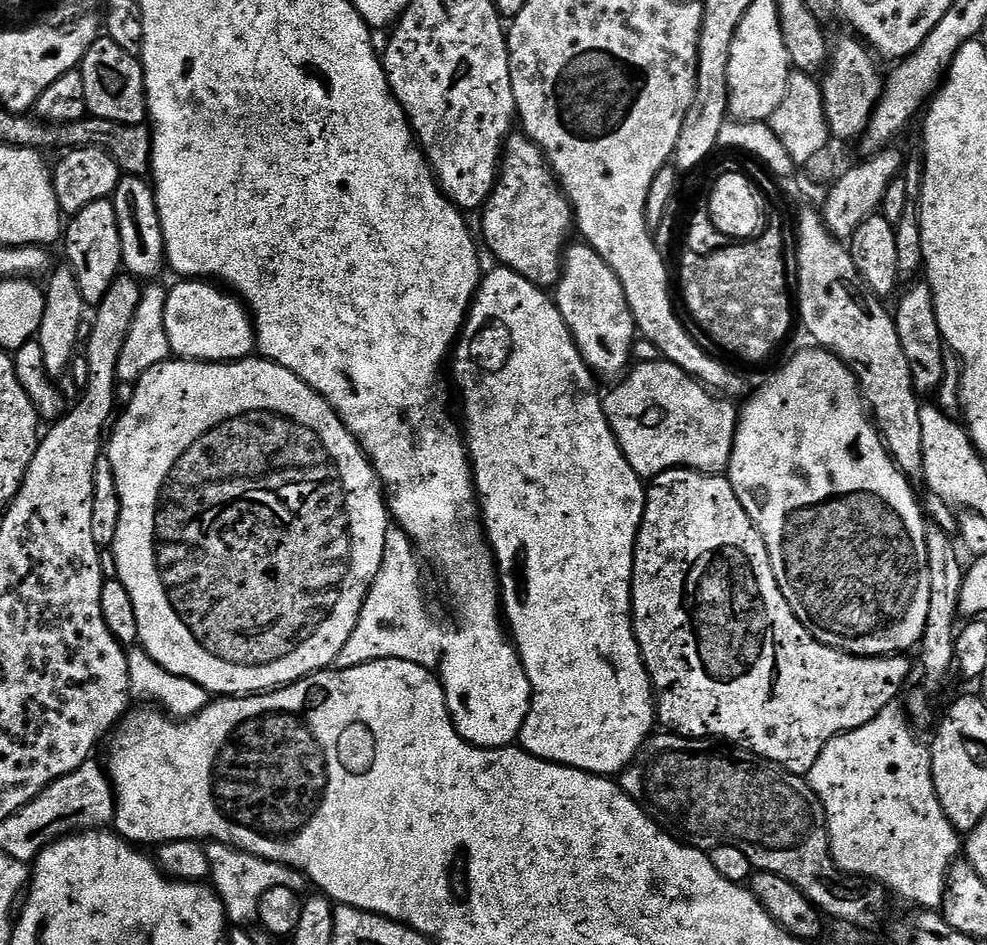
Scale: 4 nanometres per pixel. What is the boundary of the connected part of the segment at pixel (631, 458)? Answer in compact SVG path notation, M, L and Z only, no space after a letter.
M663 358L637 363L617 384L620 385L609 396L607 393L603 397L604 413L608 415L608 424L624 456L639 476L651 478L669 472L671 468L693 468L696 472L709 474L727 473L736 437L737 405L727 404L724 401L727 399L713 394L689 372L683 372Z

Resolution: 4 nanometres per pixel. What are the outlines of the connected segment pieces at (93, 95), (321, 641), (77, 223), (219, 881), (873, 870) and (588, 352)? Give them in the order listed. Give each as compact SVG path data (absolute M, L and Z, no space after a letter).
M104 34L86 50L78 70L82 74L82 86L86 86L86 106L92 116L119 124L145 123L148 99L144 93L144 65L137 57L126 54L118 42Z
M169 358L158 366L150 366L150 370L135 381L135 387L134 399L119 413L120 421L118 416L116 429L114 424L107 437L106 464L108 460L116 483L116 496L120 499L120 517L112 540L115 575L133 602L143 649L165 670L196 682L216 698L255 696L331 669L342 646L350 642L354 626L358 626L362 606L374 578L380 573L386 550L390 509L372 461L364 455L330 402L302 382L298 374L273 360L249 358L212 364L209 360Z
M111 199L90 202L78 214L67 221L66 231L62 236L62 245L68 251L67 267L78 278L78 290L82 290L85 305L95 306L106 298L106 292L121 275L122 242L119 238L118 218Z
M208 842L204 844L206 850L206 858L208 859L208 872L210 875L210 884L214 889L220 901L224 903L224 913L228 915L229 925L235 926L237 929L247 929L250 925L255 925L259 918L259 903L262 896L268 890L274 887L286 887L290 891L300 894L303 888L306 888L306 877L304 873L296 871L294 868L287 868L284 864L278 862L270 862L266 858L258 858L249 852L243 852L237 848L231 848L229 844L217 844Z
M899 703L889 704L873 720L866 722L866 726L855 728L849 732L842 732L839 736L835 736L822 750L818 762L814 762L814 766L806 773L806 779L824 807L824 813L828 819L828 848L832 852L832 861L840 867L841 872L851 874L856 878L863 878L869 882L875 882L887 889L891 895L893 892L898 899L905 900L908 904L916 904L912 906L917 909L936 910L944 903L944 892L948 888L948 874L952 871L952 866L957 863L959 857L956 855L959 852L961 855L962 836L961 833L957 832L954 825L948 821L942 806L938 802L934 788L934 774L932 773L932 754L929 745L925 741L923 744L916 737L915 730L917 731L910 723L907 711Z
M573 243L565 251L564 270L560 273L559 284L555 285L554 299L566 326L572 332L572 337L582 358L588 363L593 373L600 378L602 376L620 378L629 371L630 365L633 363L633 348L638 341L638 329L632 317L630 306L626 302L622 282L618 282L618 274L614 274L614 270L610 270L610 266L589 244L579 243Z

